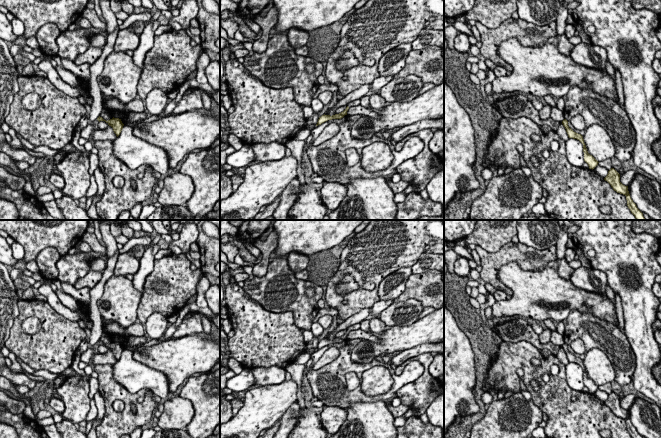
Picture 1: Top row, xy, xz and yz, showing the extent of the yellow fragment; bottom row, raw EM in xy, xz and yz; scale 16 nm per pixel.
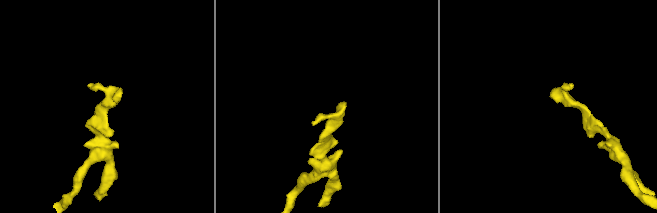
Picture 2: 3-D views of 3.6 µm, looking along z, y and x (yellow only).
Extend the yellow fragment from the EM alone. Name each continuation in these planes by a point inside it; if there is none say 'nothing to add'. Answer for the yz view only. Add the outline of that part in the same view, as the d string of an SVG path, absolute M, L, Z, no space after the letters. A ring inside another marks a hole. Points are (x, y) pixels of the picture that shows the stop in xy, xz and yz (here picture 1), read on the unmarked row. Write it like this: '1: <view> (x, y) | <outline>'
nothing to add

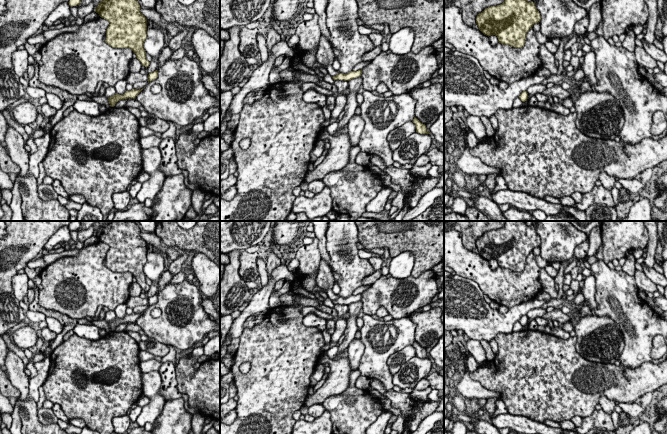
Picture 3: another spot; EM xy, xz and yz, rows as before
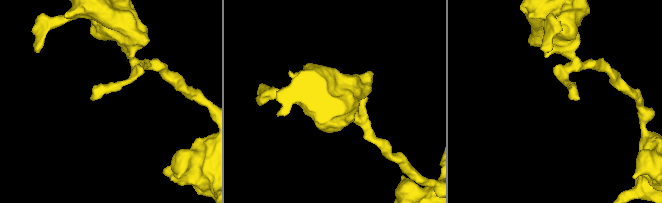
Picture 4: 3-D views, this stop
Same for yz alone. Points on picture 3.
nothing to add

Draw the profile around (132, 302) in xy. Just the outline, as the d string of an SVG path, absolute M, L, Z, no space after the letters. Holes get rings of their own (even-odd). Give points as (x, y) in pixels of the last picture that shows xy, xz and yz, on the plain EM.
M151 285L149 290L146 293L146 297L144 299L140 298L139 296L137 297L129 297L129 299L126 302L126 305L128 308L135 308L137 306L144 306L148 304L148 299L151 296L154 296L155 294L157 294L158 292L158 287L156 287L155 285Z

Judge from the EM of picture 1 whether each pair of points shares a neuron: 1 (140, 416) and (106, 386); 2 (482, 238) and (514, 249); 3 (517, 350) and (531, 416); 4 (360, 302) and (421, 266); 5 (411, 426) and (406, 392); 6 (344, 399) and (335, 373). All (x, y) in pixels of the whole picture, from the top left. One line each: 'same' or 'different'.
1: same
2: different
3: different
4: different
5: different
6: same

